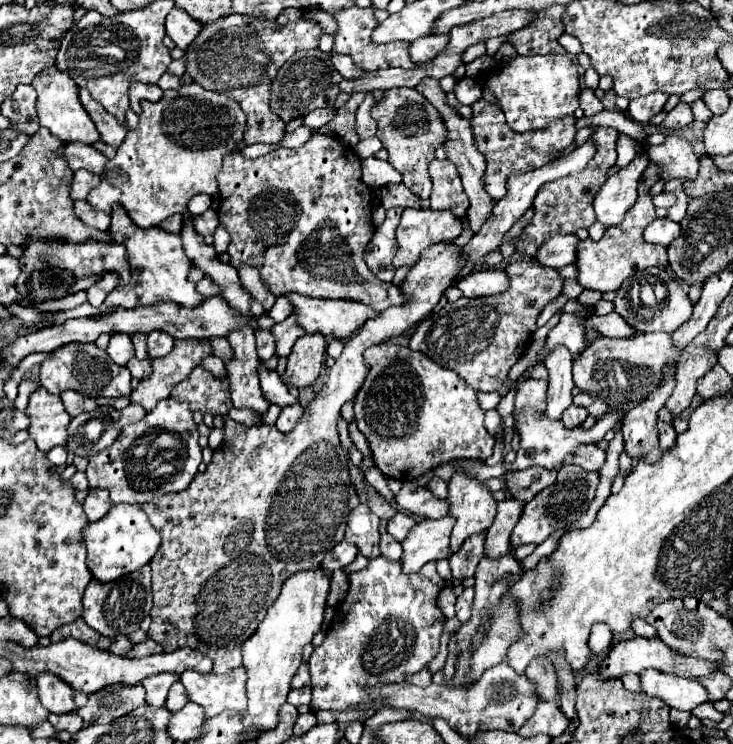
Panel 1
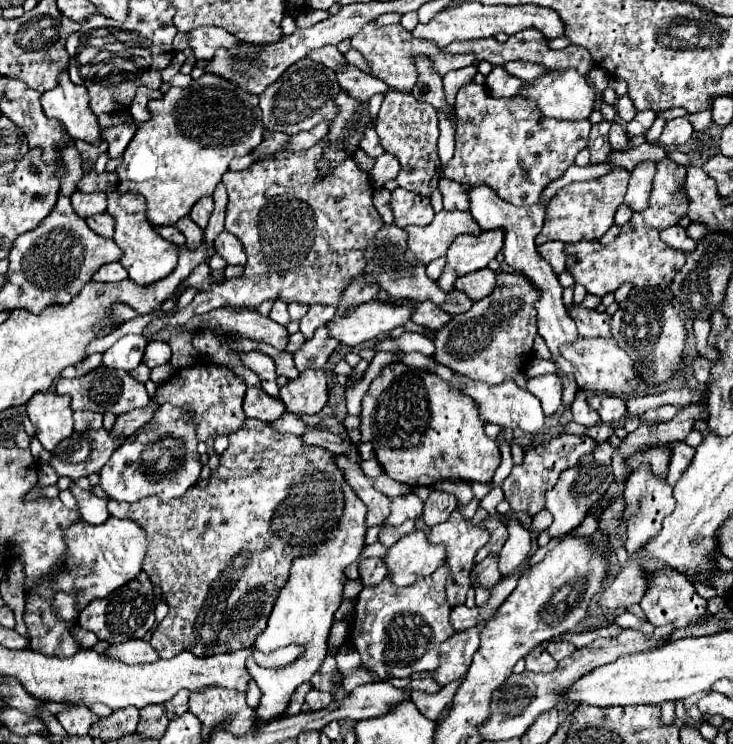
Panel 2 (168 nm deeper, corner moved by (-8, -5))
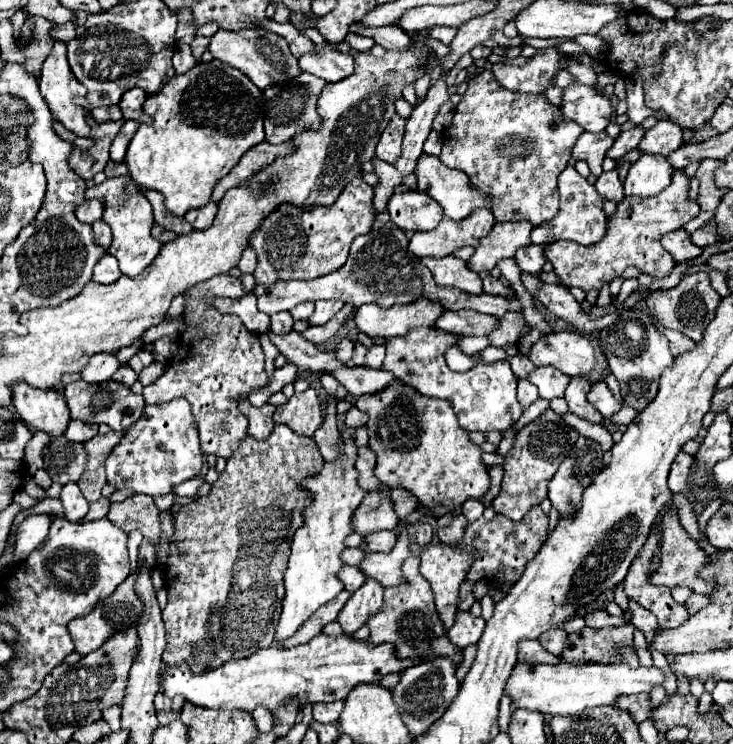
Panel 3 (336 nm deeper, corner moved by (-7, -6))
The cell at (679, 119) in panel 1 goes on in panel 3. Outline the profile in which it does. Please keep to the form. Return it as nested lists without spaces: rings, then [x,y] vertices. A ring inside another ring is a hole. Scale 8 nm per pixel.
[[[657,122],[651,130],[645,132],[639,142],[639,152],[643,154],[663,154],[669,156],[683,144],[683,130],[673,122]]]

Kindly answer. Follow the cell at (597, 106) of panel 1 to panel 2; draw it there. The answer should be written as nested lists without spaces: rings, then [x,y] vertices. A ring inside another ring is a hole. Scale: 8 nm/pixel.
[[[602,119],[598,125],[592,125],[590,139],[588,139],[588,149],[592,153],[590,163],[602,163],[608,157],[608,151],[612,151],[608,145],[608,129],[610,123],[606,119]]]

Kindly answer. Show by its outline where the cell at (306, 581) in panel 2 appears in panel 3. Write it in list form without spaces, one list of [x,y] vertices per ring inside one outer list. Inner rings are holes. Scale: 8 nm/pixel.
[[[341,426],[339,438],[343,440],[341,454],[335,460],[325,462],[317,474],[303,480],[303,488],[307,488],[307,492],[311,494],[311,504],[301,512],[303,526],[295,532],[291,542],[291,556],[285,572],[285,600],[281,620],[277,624],[275,642],[293,636],[295,630],[299,630],[299,626],[303,626],[303,622],[317,608],[331,602],[343,590],[343,584],[339,584],[337,580],[337,570],[343,566],[339,554],[345,550],[343,540],[353,532],[351,516],[367,492],[357,484],[357,446],[353,430]]]

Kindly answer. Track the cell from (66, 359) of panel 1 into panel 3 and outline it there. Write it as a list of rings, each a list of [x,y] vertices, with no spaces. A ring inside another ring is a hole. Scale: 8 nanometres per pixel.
[[[77,380],[77,382],[67,384],[63,394],[67,400],[71,420],[107,424],[115,432],[123,432],[131,424],[135,424],[145,408],[145,400],[141,394],[133,394],[129,386],[113,382],[113,380],[107,380],[103,384],[83,384],[83,380]]]

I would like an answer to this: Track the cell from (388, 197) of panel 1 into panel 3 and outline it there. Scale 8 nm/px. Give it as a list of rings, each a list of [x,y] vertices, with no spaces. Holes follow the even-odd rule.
[[[415,190],[393,194],[387,212],[391,216],[391,222],[403,232],[433,230],[443,218],[443,210],[439,208],[439,204]]]

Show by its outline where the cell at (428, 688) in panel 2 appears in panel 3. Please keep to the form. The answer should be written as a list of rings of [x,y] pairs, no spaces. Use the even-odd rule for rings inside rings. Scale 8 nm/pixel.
[[[343,702],[335,704],[315,704],[313,706],[313,718],[323,724],[335,724],[339,720],[339,714],[343,710]]]

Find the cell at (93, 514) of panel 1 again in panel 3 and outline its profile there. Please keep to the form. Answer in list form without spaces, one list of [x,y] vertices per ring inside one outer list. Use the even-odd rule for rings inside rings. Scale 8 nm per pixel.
[[[65,484],[61,488],[61,496],[59,496],[63,510],[65,510],[65,518],[69,522],[79,522],[87,510],[89,510],[89,502],[85,500],[85,496],[79,492],[77,484]]]

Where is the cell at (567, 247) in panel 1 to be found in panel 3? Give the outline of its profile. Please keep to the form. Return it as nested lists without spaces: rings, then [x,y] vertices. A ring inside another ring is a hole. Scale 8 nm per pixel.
[[[529,244],[517,250],[515,254],[515,262],[517,266],[527,272],[527,274],[541,274],[543,264],[545,264],[545,254],[543,254],[545,246],[539,244]]]

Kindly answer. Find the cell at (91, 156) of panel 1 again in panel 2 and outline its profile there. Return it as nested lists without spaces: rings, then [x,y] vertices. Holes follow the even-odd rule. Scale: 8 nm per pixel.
[[[94,169],[84,173],[84,177],[78,183],[80,191],[100,191],[104,189],[108,193],[108,213],[116,219],[116,245],[124,251],[124,257],[120,259],[120,263],[124,265],[124,269],[128,271],[128,277],[138,283],[138,285],[150,285],[158,279],[164,279],[172,273],[172,269],[178,263],[178,255],[180,255],[180,247],[162,239],[154,227],[148,223],[146,213],[144,213],[144,199],[140,199],[136,193],[132,195],[116,195],[116,173],[96,173]]]

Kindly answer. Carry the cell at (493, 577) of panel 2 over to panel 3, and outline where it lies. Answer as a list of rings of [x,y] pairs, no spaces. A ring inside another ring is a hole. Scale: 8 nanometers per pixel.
[[[463,582],[461,586],[459,586],[459,600],[457,600],[457,610],[469,610],[471,606],[473,606],[473,602],[475,602],[475,598],[473,598],[473,582]]]

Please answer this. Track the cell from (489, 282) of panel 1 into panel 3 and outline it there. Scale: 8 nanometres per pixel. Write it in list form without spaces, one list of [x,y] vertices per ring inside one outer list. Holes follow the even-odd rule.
[[[449,254],[443,258],[423,258],[421,262],[431,270],[439,286],[455,286],[469,294],[483,292],[479,276],[473,270],[469,270],[465,266],[465,260],[461,258],[455,258]]]

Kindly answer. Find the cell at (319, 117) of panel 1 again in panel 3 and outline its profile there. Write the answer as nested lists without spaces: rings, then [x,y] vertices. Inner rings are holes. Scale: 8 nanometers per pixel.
[[[261,142],[259,146],[253,146],[253,148],[239,160],[239,164],[215,186],[211,200],[217,204],[229,188],[235,188],[235,186],[243,184],[243,182],[245,182],[247,178],[251,178],[255,172],[263,170],[263,168],[265,168],[267,164],[271,164],[275,158],[285,156],[285,154],[289,154],[291,150],[293,150],[291,142],[279,144],[279,146],[271,146],[271,144]]]

